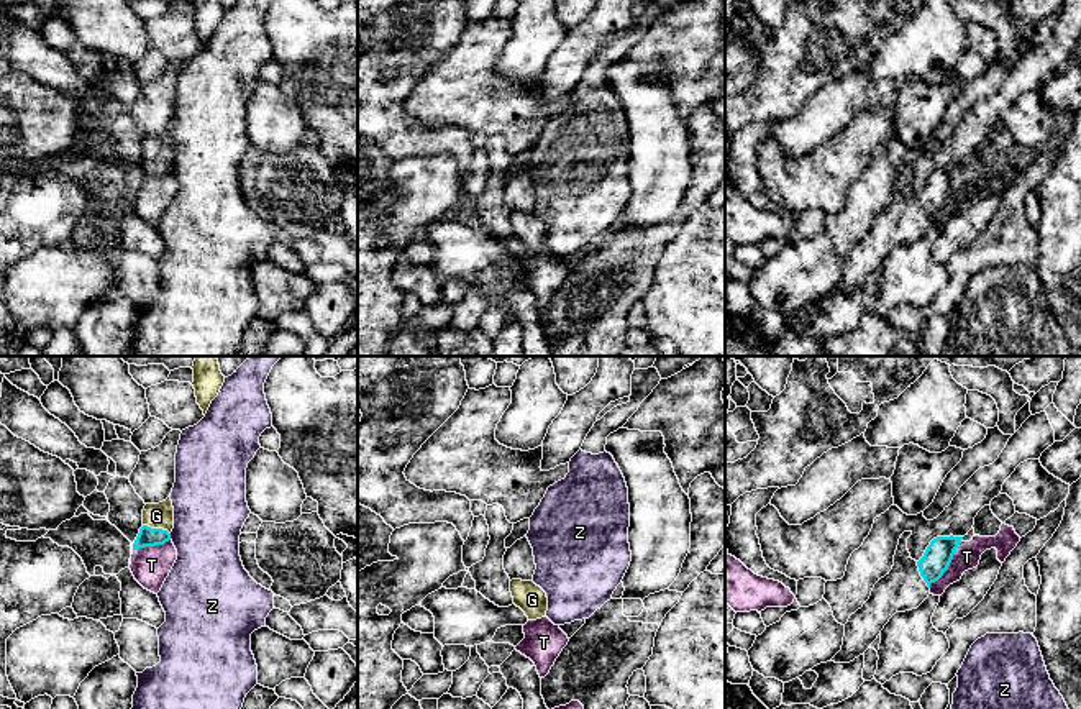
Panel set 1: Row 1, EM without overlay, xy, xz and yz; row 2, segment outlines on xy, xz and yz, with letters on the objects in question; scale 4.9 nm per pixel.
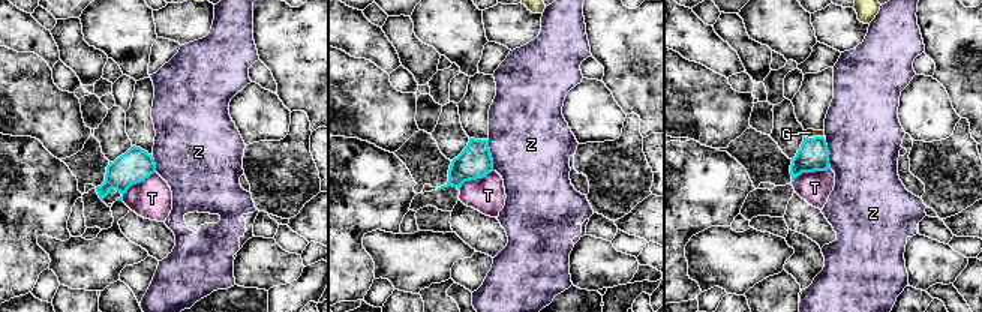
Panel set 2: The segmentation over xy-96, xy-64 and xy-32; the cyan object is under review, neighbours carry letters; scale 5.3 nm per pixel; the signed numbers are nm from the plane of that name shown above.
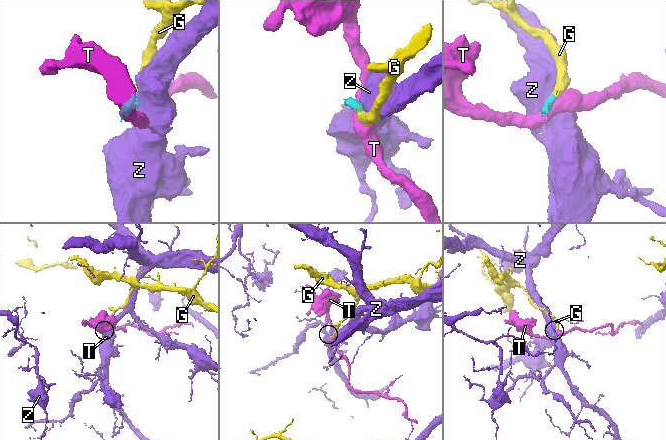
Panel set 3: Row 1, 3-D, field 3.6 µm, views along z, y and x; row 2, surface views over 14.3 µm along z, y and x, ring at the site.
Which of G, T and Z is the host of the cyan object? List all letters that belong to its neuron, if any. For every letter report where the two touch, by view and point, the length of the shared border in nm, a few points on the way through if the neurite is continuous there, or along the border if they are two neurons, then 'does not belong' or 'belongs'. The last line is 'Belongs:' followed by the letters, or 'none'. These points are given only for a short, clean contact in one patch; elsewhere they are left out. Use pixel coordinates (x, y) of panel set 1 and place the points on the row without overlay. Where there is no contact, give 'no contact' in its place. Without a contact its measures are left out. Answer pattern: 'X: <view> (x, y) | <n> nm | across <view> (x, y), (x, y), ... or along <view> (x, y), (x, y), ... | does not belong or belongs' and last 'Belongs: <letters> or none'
G: xy (156, 161) | 140 nm | across xy (148, 169), (156, 161), (156, 148) | belongs
T: yz (948, 197) | 280 nm | along yz (962, 174), (948, 201), (929, 219) | does not belong
Z: xy (169, 169) | 30 nm | along xy (169, 166), (171, 171) | does not belong
Belongs: G

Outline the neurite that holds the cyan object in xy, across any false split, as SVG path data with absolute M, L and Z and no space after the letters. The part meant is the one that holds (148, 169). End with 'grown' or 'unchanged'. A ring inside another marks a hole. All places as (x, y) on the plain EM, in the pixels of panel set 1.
M171 128L159 136L146 136L143 141L143 159L133 176L133 182L164 177L171 172L174 161L174 140Z | grown

